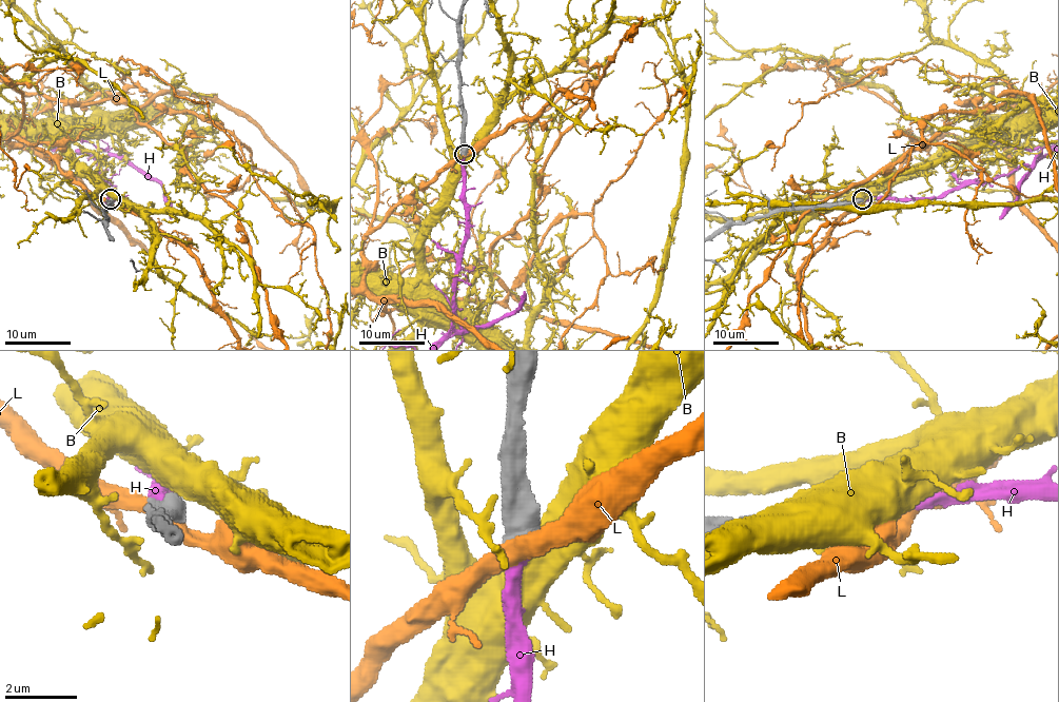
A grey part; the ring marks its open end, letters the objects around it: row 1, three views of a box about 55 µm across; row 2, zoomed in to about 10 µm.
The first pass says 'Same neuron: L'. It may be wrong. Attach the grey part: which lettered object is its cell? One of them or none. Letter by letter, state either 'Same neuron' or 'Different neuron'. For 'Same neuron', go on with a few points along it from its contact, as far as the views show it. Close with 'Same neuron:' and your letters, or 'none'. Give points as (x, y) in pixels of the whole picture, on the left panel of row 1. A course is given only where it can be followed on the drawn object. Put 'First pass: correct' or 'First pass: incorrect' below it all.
B: Different neuron
H: Same neuron
L: Different neuron
Same neuron: H
First pass: incorrect

